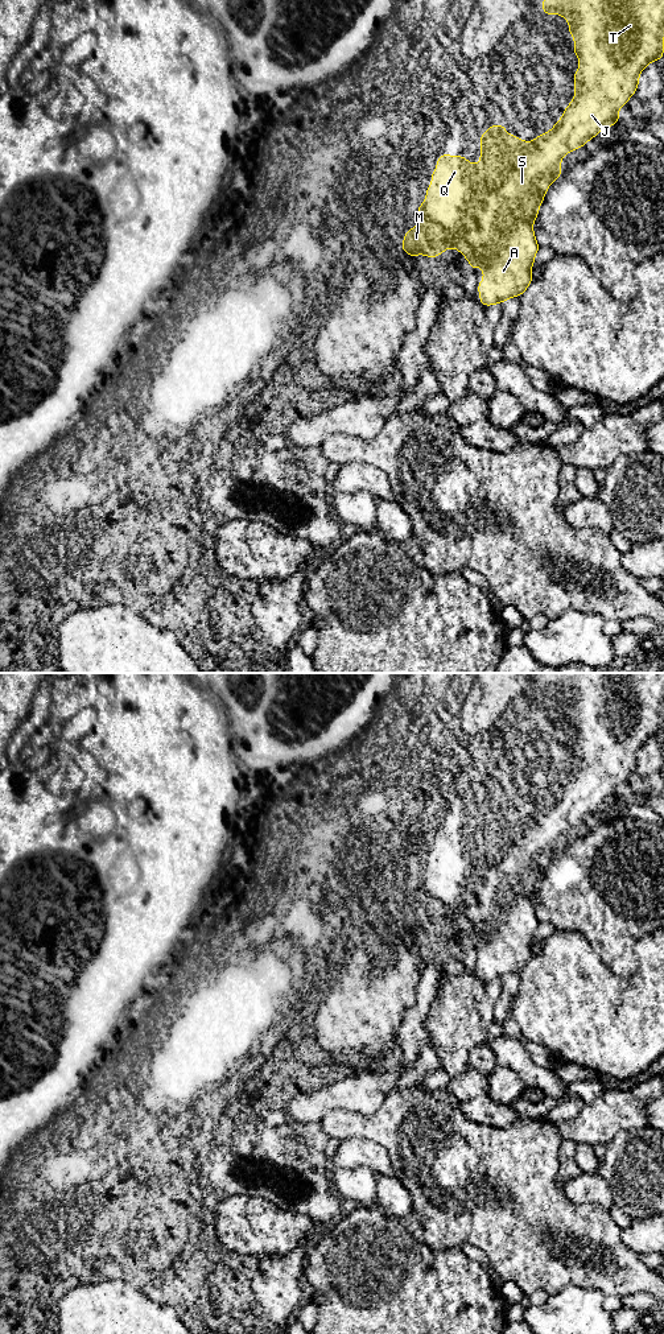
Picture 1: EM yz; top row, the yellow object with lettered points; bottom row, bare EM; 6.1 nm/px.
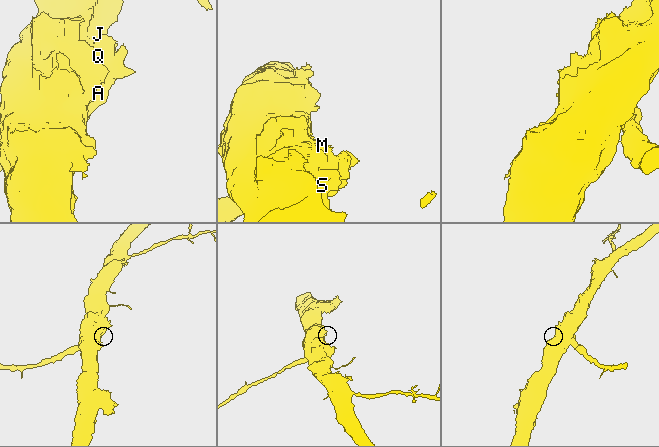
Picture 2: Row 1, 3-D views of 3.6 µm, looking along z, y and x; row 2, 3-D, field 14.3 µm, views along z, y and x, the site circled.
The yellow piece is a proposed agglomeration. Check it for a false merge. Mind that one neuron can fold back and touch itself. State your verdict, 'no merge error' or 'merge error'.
merge error

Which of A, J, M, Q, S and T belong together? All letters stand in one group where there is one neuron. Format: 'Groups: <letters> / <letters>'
Groups: A / J M Q S T

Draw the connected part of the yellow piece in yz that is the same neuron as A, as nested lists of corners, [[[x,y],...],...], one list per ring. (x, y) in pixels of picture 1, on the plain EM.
[[[465,892],[457,904],[445,908],[441,903],[432,901],[432,917],[426,933],[437,933],[442,926],[457,924],[470,938],[473,947],[481,939],[483,957],[479,958],[479,974],[483,982],[503,979],[511,972],[520,972],[532,958],[531,945],[535,939],[533,904],[520,897],[517,903],[508,904],[482,929],[474,926],[474,896]]]

